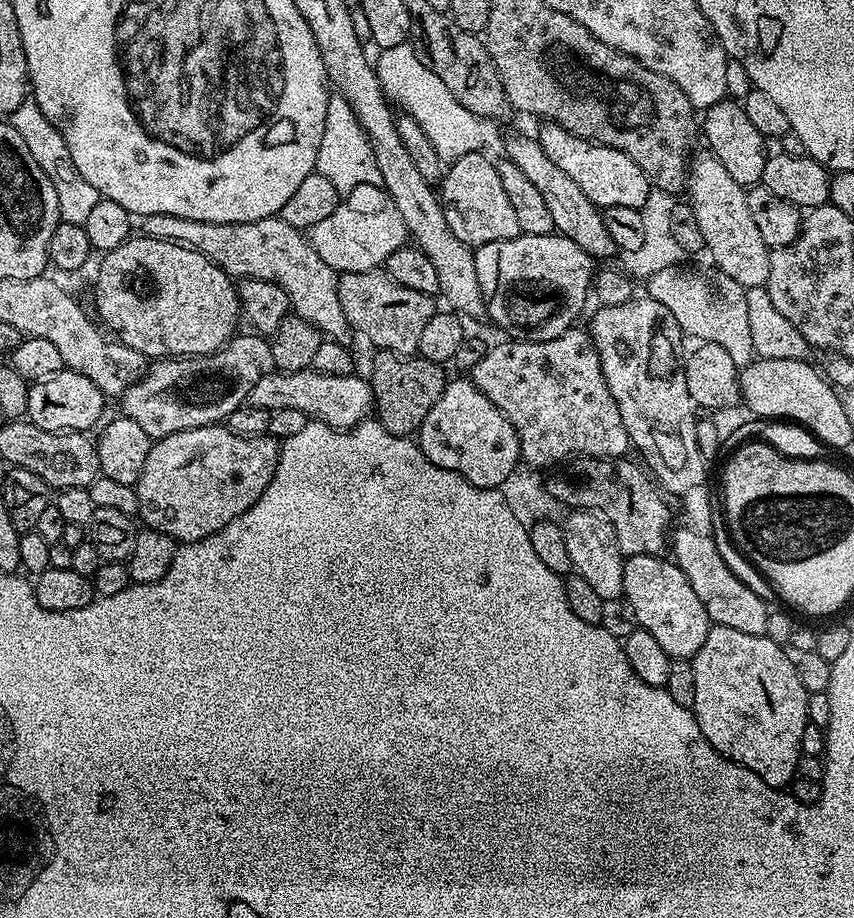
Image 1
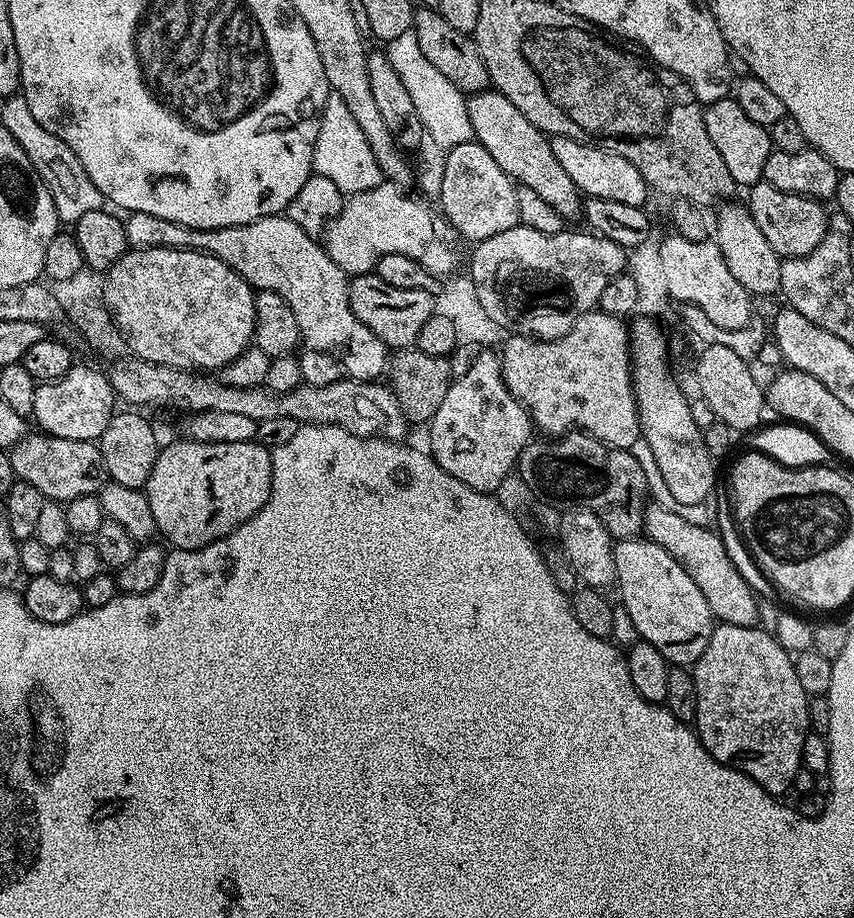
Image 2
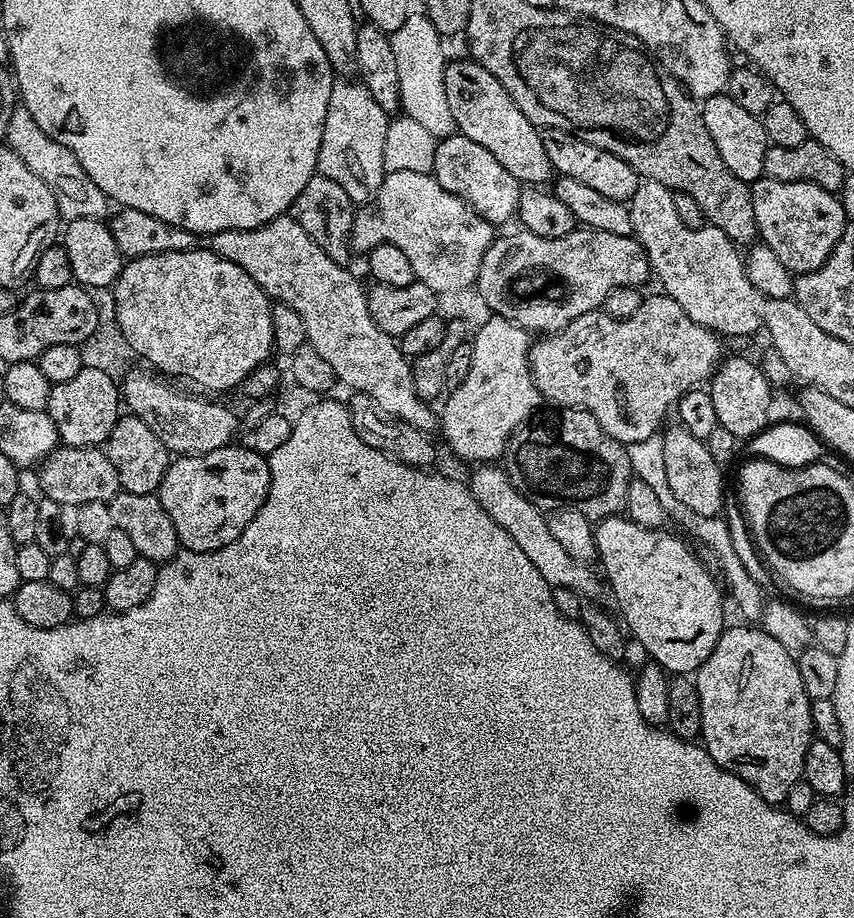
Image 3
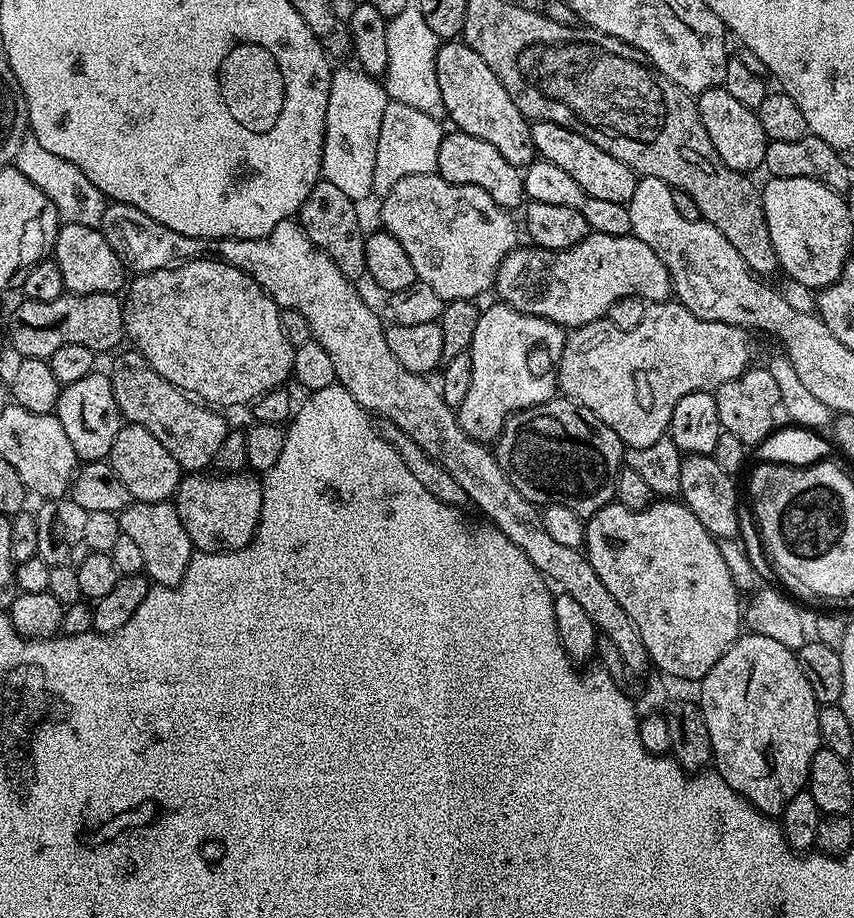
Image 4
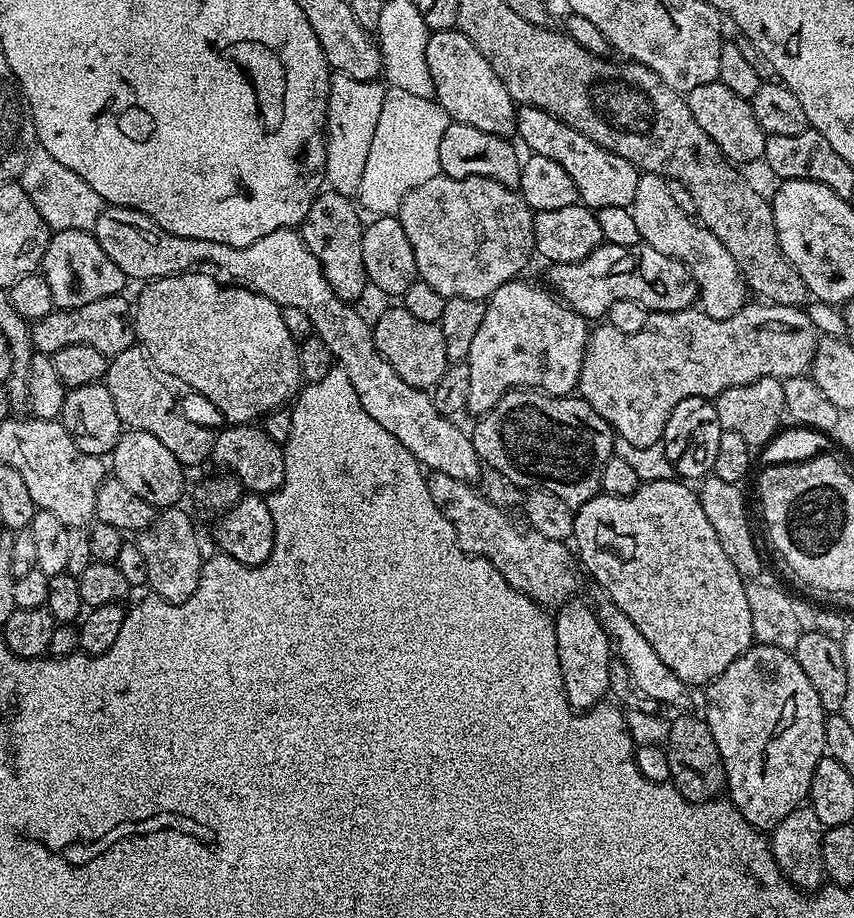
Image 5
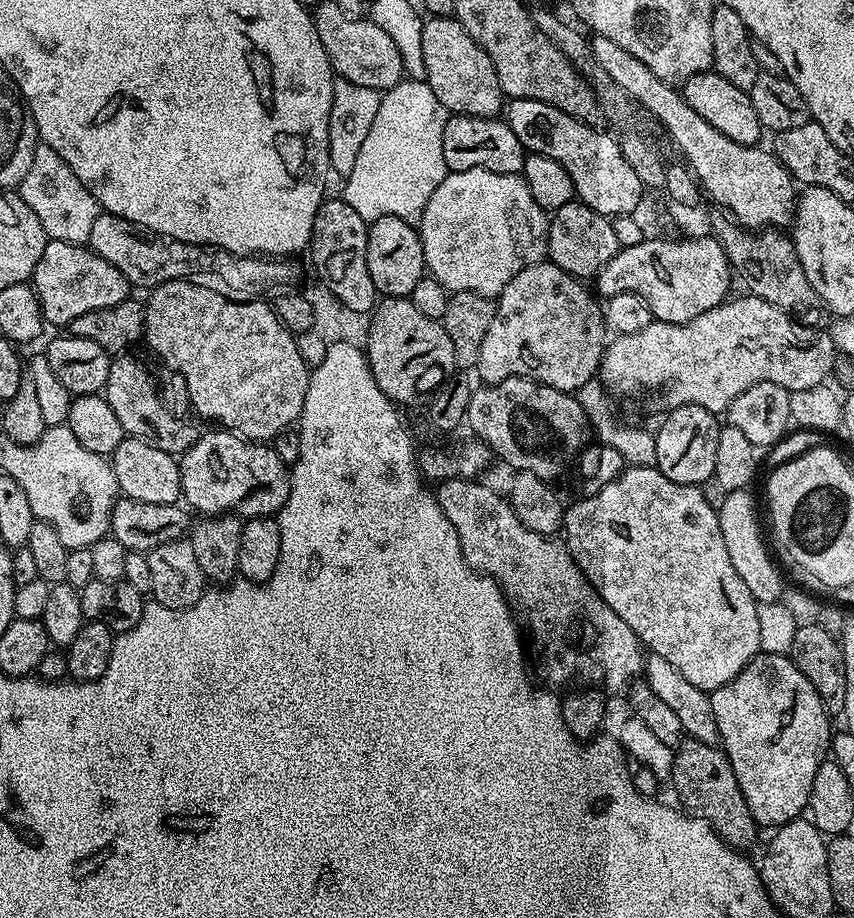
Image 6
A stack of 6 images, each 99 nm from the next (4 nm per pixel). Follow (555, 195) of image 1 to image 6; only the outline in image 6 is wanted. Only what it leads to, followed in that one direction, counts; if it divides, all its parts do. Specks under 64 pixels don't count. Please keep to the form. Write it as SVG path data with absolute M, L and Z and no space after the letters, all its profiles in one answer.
M434 16L424 20L422 62L430 90L449 113L478 118L501 115L506 97L500 88L494 62L490 62L486 50L482 50L482 46L478 46L478 42L470 38L467 30L452 16Z

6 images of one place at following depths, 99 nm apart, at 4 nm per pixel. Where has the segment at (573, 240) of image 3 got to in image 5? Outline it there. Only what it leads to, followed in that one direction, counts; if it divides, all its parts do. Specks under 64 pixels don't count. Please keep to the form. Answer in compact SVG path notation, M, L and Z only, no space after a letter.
M605 242L578 262L553 264L547 270L549 271L548 280L546 279L547 287L568 307L589 322L607 317L610 306L614 306L614 302L622 302L622 298L630 298L630 302L638 302L649 312L677 312L683 308L693 307L698 300L696 283L692 281L687 266L666 254L658 254L658 250L643 242L634 246L614 246Z

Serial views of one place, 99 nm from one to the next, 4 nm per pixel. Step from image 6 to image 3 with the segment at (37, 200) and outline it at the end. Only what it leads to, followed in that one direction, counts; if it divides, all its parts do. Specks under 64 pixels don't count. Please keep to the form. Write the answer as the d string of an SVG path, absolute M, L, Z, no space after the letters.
M17 106L10 114L6 144L18 154L18 158L22 158L22 162L26 162L26 166L30 166L30 170L34 170L34 174L38 174L38 178L42 178L42 182L46 182L46 186L54 194L60 215L65 221L78 218L98 220L109 215L108 197L102 190L98 190L98 186L94 186L90 174L82 170L74 153L66 150L62 142L54 142L54 138L50 138L50 134L46 134L46 130L42 130L42 126L34 122L34 118L30 118L30 110Z

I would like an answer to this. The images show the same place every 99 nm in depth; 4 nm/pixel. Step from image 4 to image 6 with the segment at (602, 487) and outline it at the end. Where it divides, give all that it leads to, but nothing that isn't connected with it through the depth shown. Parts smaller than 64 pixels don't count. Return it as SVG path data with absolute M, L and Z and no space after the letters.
M511 376L497 384L477 387L470 398L466 424L467 427L472 427L471 435L475 439L488 445L497 461L509 464L516 472L529 472L549 482L556 482L563 474L564 467L568 463L571 465L579 457L590 440L588 418L575 395L539 384L537 380L530 380L527 376Z

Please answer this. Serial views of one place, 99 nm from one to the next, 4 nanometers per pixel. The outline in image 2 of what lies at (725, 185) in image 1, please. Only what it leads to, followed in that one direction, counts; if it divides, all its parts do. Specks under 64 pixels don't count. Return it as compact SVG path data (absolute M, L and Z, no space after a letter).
M724 202L719 205L720 213L714 216L714 239L726 258L726 266L738 282L753 297L768 296L780 287L780 261L775 250L766 242L762 230L758 230L758 222L748 213L743 203Z

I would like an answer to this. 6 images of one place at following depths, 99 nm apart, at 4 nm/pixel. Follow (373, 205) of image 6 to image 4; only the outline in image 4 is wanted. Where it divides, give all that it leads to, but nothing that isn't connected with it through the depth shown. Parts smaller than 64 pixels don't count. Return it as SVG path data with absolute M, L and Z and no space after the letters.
M397 100L384 108L382 126L379 127L378 150L375 151L373 191L390 191L404 177L431 175L437 166L438 147L444 130L441 123L428 114Z

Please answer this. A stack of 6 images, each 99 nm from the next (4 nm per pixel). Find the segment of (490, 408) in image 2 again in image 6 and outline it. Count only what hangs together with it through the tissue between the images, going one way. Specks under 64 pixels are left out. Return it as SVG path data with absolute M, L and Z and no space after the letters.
M551 262L526 266L522 274L514 274L514 278L506 282L495 301L496 313L482 340L474 367L475 374L481 376L484 384L497 384L511 376L527 376L539 384L575 394L584 383L590 382L599 373L600 359L606 347L606 325L597 297L580 284L583 283L577 277L566 274L566 270Z

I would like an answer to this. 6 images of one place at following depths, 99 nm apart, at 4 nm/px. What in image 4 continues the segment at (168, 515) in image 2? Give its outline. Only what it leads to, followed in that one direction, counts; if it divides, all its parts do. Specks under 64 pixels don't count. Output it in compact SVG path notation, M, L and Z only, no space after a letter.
M244 470L208 475L188 474L181 479L174 497L178 518L182 518L186 534L190 534L193 549L201 552L237 552L251 542L260 521L264 501L261 481Z

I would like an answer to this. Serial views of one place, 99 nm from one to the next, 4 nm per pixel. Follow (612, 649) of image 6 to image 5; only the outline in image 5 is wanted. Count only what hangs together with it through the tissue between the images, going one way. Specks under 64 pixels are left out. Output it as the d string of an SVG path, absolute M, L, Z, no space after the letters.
M431 473L428 476L428 489L430 498L434 498L434 506L438 506L450 526L454 526L456 545L467 556L481 556L491 562L494 570L498 570L498 574L502 574L502 578L506 578L514 590L525 592L548 610L556 610L579 593L576 591L580 588L581 573L574 563L573 549L565 541L547 540L542 538L542 534L523 527L520 529L494 501L487 500L476 486L458 478L450 478L450 474Z

